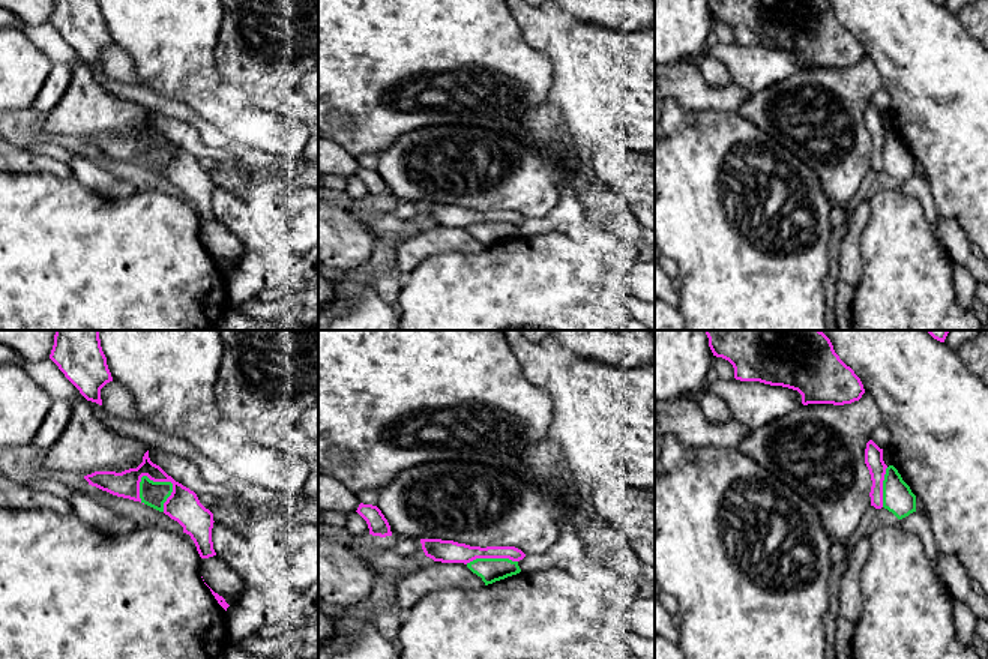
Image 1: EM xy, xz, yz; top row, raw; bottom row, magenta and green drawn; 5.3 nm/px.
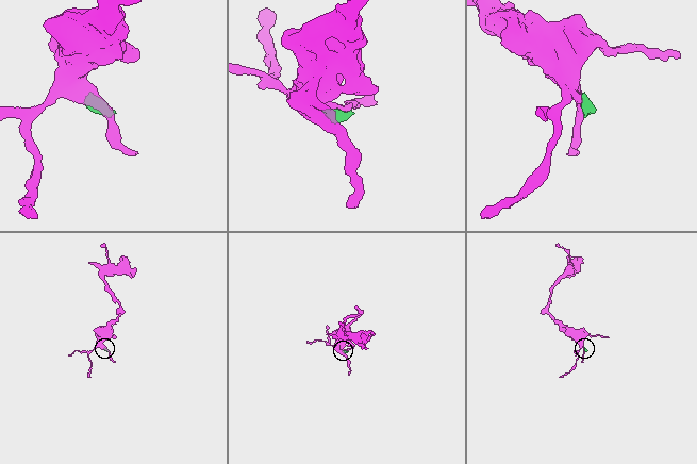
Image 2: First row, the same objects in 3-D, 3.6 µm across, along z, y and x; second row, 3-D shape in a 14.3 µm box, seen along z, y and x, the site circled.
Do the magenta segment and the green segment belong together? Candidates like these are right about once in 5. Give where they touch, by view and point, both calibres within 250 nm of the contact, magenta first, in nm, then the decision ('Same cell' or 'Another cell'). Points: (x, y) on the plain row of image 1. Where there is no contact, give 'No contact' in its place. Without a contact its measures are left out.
Touches magenta at xy (171, 146). Thickness 180 nm (magenta) against 140 nm. Another cell

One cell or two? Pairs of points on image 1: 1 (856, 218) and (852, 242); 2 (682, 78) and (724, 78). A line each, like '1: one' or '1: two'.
1: one
2: two

